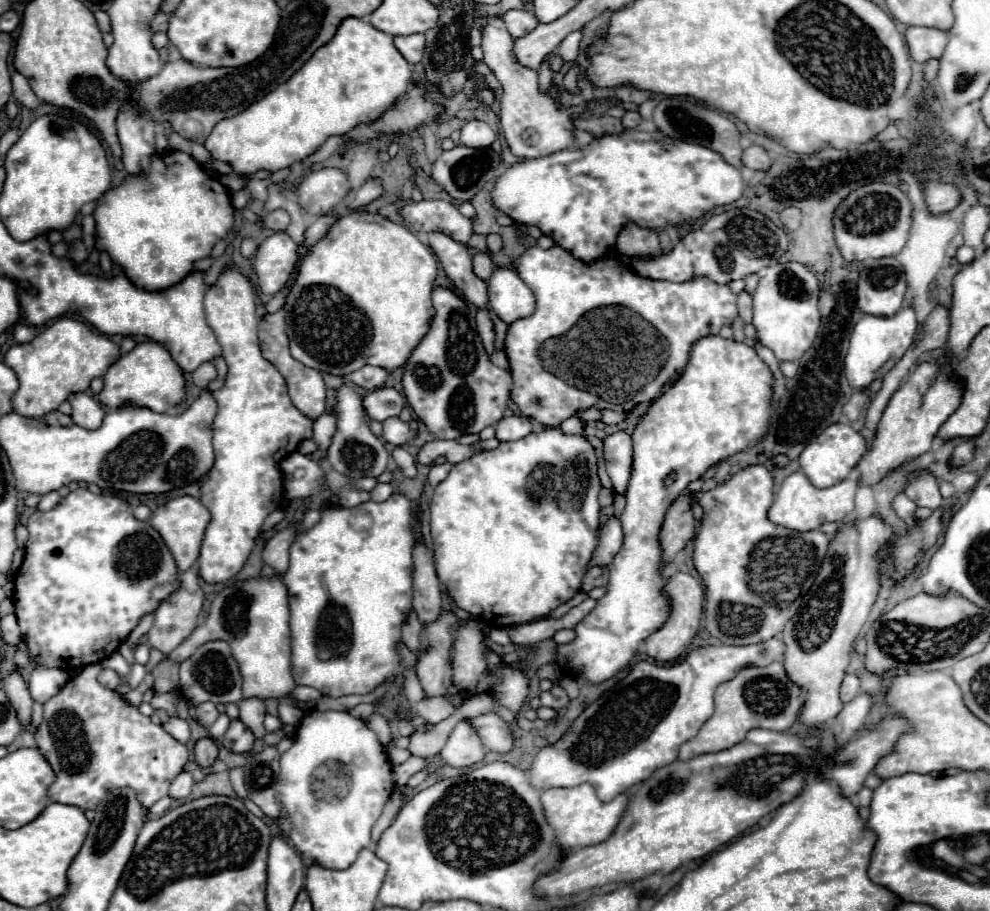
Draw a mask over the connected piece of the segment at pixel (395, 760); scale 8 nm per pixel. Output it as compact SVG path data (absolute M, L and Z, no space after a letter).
M392 741L386 749L388 749L388 755L390 755L392 765L400 765L400 763L404 763L404 761L410 757L410 753L408 753L406 749L398 749L398 747L394 745L394 741Z

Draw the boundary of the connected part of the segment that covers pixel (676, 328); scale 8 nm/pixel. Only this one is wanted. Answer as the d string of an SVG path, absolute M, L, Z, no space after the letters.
M554 245L550 249L540 249L540 247L530 247L526 249L520 257L518 257L518 263L516 263L516 269L518 269L518 275L520 279L532 289L534 297L536 297L536 311L526 317L526 319L518 319L510 325L508 329L508 335L506 335L506 345L504 345L504 351L506 351L506 357L510 361L510 371L512 371L512 399L514 403L520 407L520 411L526 415L526 417L532 417L536 419L538 423L546 425L546 427L558 427L564 419L572 417L576 411L580 409L590 409L590 407L596 407L596 409L612 409L612 411L620 411L620 413L628 413L634 409L634 405L638 403L644 403L644 401L652 401L656 399L664 387L670 383L674 383L680 373L684 371L686 367L686 361L688 361L688 351L692 349L692 343L700 337L706 337L706 335L718 335L720 327L722 325L732 325L734 323L734 317L738 317L738 309L736 309L736 299L734 299L734 293L730 291L728 285L718 285L714 281L710 281L708 277L700 277L700 279L694 279L694 281L686 281L686 283L672 283L672 281L654 281L654 279L646 279L646 277L640 277L636 273L630 271L630 267L622 265L618 261L618 255L608 255L604 259L598 259L594 263L584 263L584 261L578 261L574 259L568 251L564 251L562 247Z

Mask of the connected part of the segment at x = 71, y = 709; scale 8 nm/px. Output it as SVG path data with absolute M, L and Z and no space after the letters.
M100 663L86 665L78 677L72 677L72 679L60 689L58 695L54 695L50 701L44 703L44 721L42 721L40 727L36 729L34 739L36 739L36 743L38 743L38 749L40 749L42 755L48 759L48 763L52 765L52 769L54 769L54 773L56 773L56 781L54 781L54 783L50 785L50 789L48 789L48 797L50 797L52 801L56 801L56 803L76 805L76 807L80 807L80 809L96 809L96 805L98 805L112 789L116 789L116 787L132 787L132 789L138 793L138 799L150 809L158 799L162 799L164 795L168 795L168 789L170 789L174 777L176 777L176 775L184 769L184 765L190 761L190 751L188 751L186 745L182 745L182 743L176 741L170 733L166 733L162 725L156 725L156 723L152 723L150 717L142 715L142 713L138 711L138 707L134 707L132 703L128 703L122 693L118 693L118 691L114 691L114 689L106 689L104 685L100 685L100 681L98 681L98 673L100 673L100 671L102 671L102 665L100 665Z

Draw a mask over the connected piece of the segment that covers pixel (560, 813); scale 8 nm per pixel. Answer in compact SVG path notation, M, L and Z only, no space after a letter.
M584 783L584 785L572 787L572 789L546 789L540 795L540 801L544 807L544 817L546 817L546 821L550 821L550 827L554 829L554 833L558 837L558 845L562 845L562 849L570 851L570 849L596 845L596 843L602 843L604 839L608 839L626 809L628 797L618 795L616 799L604 803L596 797L594 787Z

